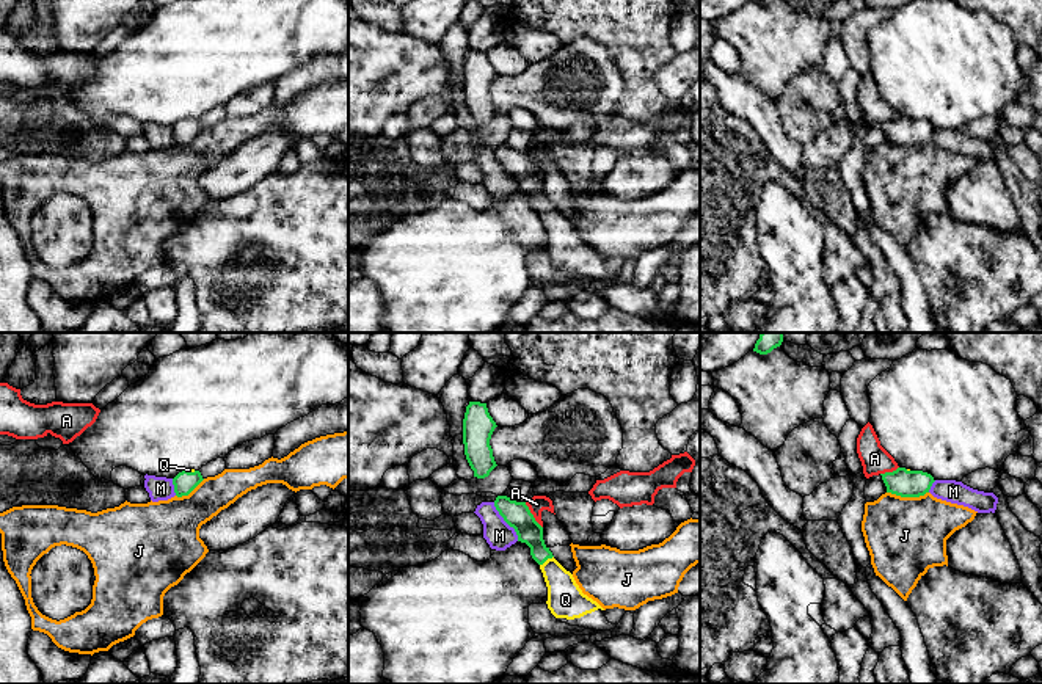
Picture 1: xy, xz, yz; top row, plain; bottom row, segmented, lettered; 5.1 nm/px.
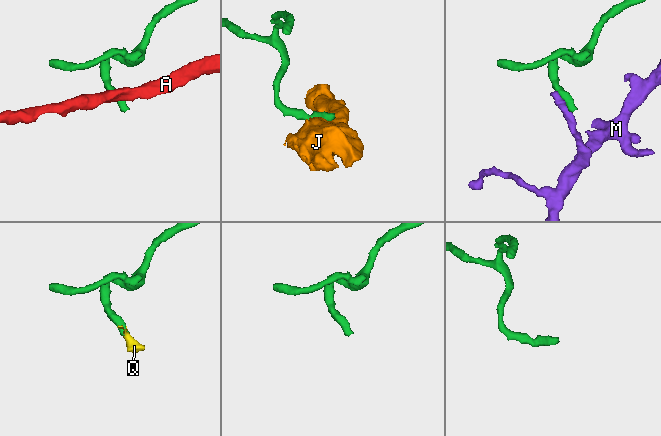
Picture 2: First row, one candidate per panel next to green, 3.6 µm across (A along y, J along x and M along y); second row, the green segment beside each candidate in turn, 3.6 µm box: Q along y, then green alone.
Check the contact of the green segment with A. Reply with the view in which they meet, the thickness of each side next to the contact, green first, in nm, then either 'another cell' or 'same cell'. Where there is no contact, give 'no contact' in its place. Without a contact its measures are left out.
xz | 140/90 nm | another cell

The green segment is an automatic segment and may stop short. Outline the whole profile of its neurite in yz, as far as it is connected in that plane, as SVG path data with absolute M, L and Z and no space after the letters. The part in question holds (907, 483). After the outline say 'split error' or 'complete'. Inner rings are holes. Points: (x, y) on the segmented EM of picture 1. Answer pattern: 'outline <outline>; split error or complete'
outline M898 468L893 472L880 474L887 486L887 493L901 497L920 497L929 493L934 477L923 471L907 471L905 468Z; complete

